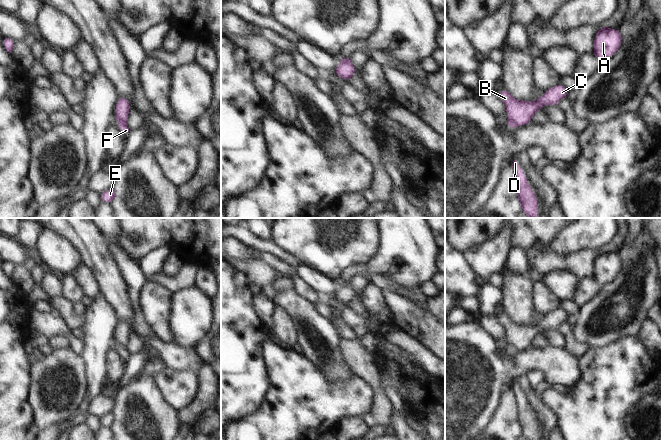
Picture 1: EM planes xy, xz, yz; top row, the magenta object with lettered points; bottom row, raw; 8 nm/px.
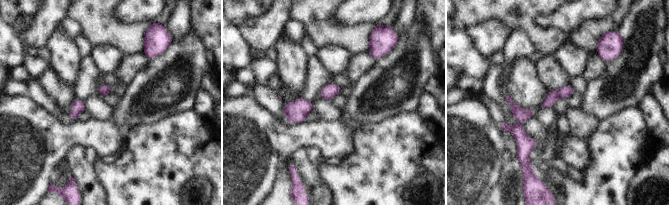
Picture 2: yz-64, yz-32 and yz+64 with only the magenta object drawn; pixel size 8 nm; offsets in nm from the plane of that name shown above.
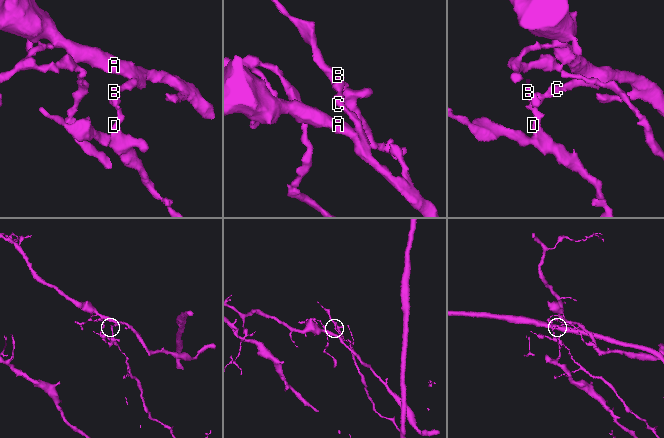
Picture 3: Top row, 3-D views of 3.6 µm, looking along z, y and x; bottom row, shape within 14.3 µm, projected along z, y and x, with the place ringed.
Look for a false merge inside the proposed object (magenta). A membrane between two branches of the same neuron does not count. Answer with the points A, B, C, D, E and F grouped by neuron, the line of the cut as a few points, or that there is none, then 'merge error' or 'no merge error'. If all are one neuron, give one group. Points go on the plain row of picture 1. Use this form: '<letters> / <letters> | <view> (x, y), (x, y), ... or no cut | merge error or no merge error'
A B C / D E F | yz (508, 344), (517, 349) | merge error

